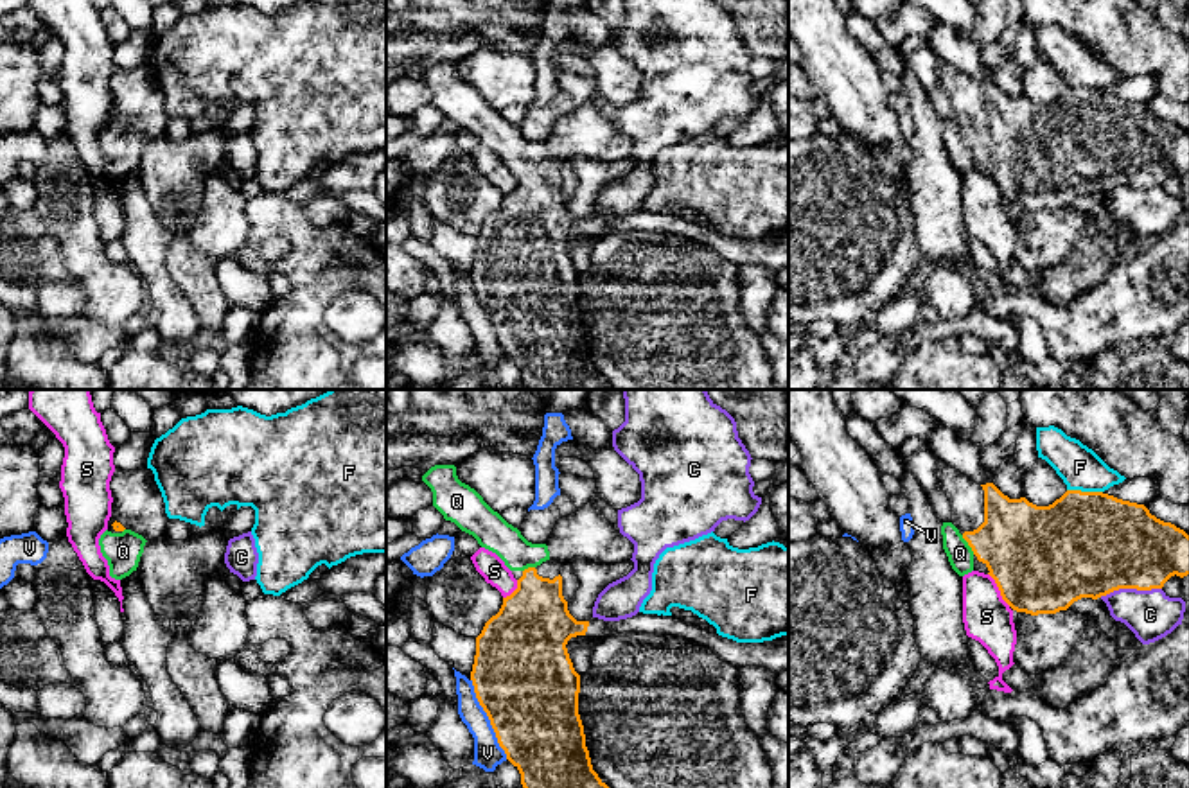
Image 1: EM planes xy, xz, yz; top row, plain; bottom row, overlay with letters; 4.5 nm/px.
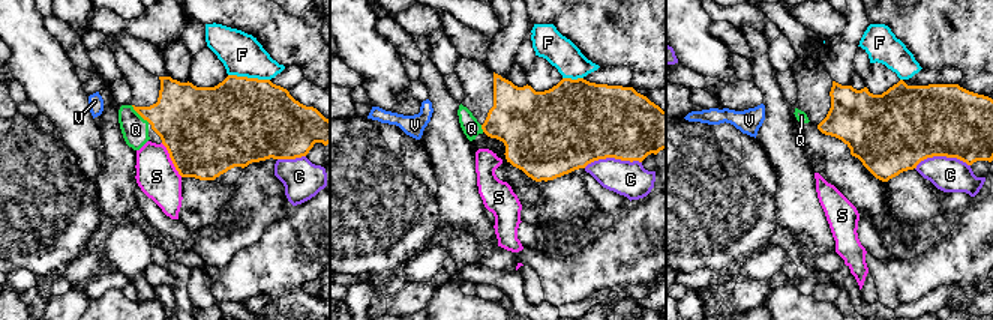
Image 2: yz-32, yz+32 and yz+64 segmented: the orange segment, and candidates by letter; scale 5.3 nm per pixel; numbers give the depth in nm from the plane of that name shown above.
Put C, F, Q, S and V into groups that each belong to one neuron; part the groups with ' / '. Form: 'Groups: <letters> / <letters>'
Groups: C / F / Q / S / V

